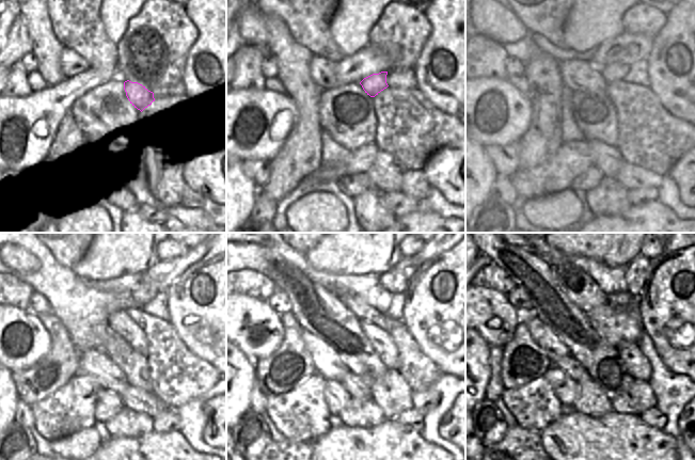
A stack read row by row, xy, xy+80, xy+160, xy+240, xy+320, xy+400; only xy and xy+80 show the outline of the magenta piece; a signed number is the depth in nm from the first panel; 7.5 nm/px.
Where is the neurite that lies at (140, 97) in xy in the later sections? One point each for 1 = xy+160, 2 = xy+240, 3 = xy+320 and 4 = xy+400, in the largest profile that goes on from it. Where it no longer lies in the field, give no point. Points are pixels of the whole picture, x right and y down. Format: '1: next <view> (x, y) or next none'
1: next xy+160 (614, 72)
2: next xy+240 (143, 292)
3: next xy+320 (395, 281)
4: next xy+400 (640, 268)

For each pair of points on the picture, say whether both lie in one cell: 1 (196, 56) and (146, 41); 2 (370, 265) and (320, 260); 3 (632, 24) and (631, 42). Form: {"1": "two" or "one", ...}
{"1": "two", "2": "one", "3": "two"}

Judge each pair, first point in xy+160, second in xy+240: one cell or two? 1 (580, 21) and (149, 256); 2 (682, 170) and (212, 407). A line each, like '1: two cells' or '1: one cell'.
1: one cell
2: one cell

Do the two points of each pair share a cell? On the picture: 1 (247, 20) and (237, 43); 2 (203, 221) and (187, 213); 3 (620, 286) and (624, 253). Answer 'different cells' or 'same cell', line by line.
1: different cells
2: same cell
3: different cells

